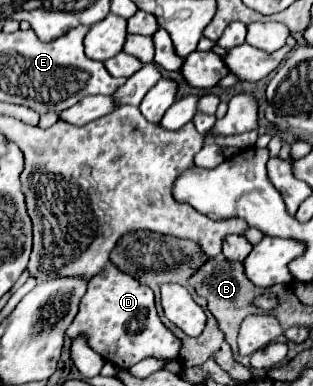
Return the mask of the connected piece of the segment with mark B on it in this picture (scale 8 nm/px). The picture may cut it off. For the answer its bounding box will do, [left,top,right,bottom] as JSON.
[190,256,268,366]

